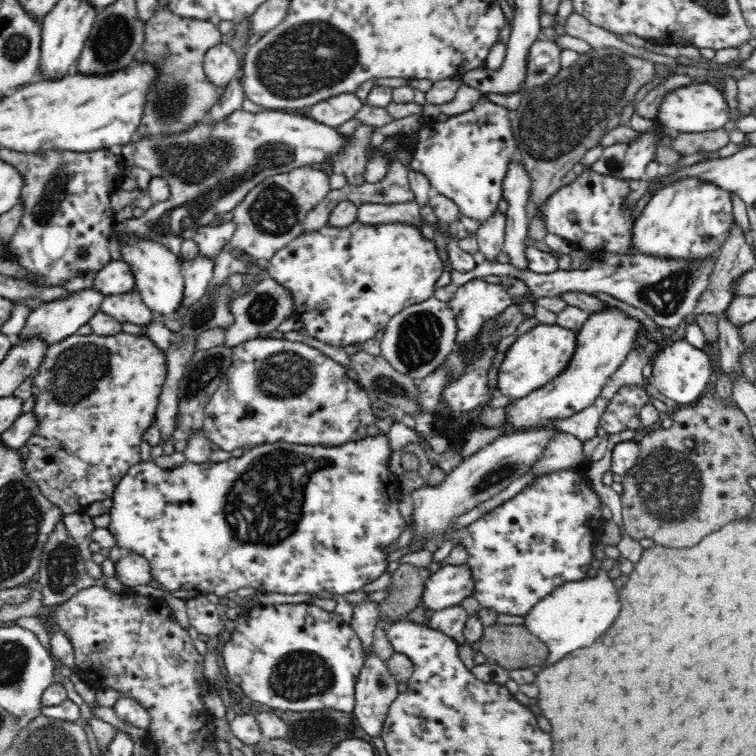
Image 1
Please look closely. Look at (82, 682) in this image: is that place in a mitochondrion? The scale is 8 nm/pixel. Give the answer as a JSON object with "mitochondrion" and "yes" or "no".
{"mitochondrion":"no"}

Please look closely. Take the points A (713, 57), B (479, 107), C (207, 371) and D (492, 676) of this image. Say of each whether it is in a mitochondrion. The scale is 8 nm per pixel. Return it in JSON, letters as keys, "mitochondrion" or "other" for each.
{"A":"other","B":"other","C":"mitochondrion","D":"other"}

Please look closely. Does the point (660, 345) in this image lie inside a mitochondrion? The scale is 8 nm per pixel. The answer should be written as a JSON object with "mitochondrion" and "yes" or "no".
{"mitochondrion":"no"}

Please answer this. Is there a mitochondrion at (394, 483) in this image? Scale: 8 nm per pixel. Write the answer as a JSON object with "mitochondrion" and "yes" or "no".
{"mitochondrion":"no"}

